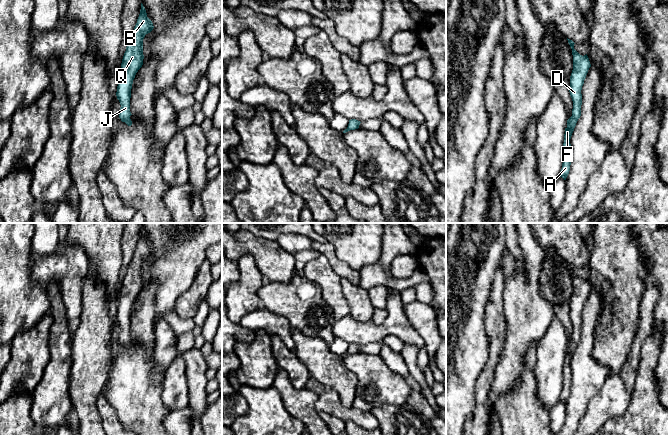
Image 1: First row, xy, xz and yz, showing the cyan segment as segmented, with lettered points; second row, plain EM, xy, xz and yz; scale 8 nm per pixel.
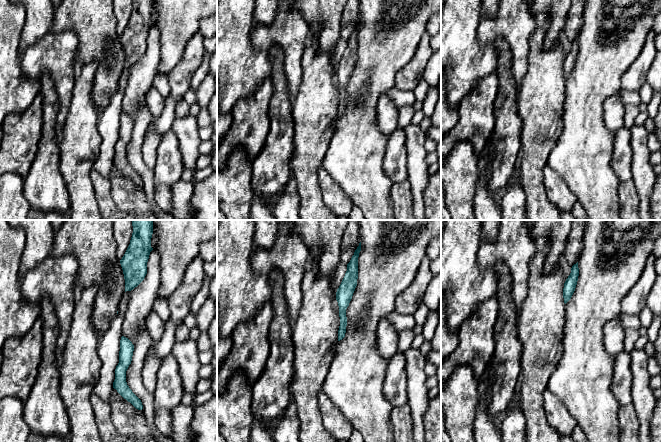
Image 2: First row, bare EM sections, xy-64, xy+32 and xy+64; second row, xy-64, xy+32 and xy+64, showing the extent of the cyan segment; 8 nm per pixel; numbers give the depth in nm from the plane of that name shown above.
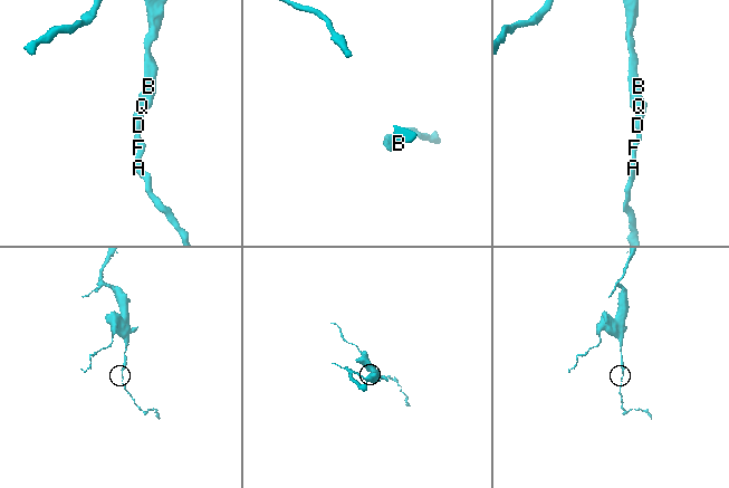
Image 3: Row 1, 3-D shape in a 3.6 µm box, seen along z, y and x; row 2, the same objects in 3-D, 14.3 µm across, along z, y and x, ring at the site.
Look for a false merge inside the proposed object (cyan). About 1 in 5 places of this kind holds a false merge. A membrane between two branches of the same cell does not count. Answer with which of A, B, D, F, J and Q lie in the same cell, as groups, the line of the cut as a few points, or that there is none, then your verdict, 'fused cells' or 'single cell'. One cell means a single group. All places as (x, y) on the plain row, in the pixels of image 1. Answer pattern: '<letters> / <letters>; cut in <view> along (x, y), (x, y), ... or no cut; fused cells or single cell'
A B D F J Q; no cut; single cell

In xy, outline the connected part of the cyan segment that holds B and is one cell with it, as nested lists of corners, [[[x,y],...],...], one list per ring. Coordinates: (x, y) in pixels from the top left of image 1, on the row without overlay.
[[[141,227],[141,234],[133,257],[127,266],[121,293],[118,298],[118,310],[116,320],[120,326],[119,342],[128,350],[132,349],[130,340],[130,322],[133,304],[136,297],[143,289],[143,263],[153,254],[152,245],[147,241],[146,234]]]

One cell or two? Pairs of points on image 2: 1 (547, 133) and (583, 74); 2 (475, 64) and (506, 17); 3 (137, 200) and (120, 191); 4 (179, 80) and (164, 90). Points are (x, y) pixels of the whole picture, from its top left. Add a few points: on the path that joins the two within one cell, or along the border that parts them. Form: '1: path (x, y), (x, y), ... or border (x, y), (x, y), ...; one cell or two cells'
1: border (565, 83), (562, 129); two cells
2: border (480, 21), (478, 39), (482, 43), (494, 44); two cells
3: path (133, 200), (124, 193); one cell
4: border (166, 75), (170, 93), (165, 98); two cells

